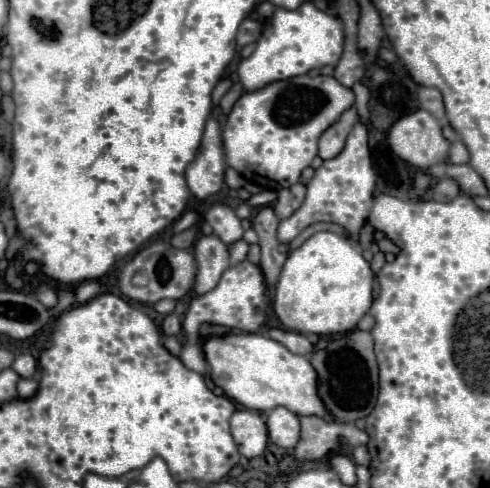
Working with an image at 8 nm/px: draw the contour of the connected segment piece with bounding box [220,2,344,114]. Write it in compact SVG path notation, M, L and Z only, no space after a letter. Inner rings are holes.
M304 2L296 10L276 8L272 20L264 30L264 40L258 40L258 46L252 52L252 56L240 62L238 82L232 86L230 92L224 94L220 102L224 114L230 112L230 104L238 100L238 94L242 90L262 88L262 84L270 84L270 80L286 80L290 76L306 74L312 68L336 66L336 62L342 56L342 44L344 44L344 24L338 16L318 10L312 2Z

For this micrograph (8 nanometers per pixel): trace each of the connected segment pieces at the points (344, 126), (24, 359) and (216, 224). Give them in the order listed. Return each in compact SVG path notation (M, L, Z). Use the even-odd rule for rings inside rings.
M348 108L340 120L336 124L332 124L322 136L320 136L320 148L318 154L322 160L330 160L334 156L338 156L338 152L342 152L344 142L348 132L352 130L352 126L356 124L358 116L356 116L356 108Z
M20 354L12 362L12 370L22 378L32 378L32 374L36 372L36 360L30 354Z
M212 206L206 210L204 220L212 226L214 236L218 236L224 244L234 244L238 240L242 240L242 226L240 226L240 218L234 214L232 208L228 206Z

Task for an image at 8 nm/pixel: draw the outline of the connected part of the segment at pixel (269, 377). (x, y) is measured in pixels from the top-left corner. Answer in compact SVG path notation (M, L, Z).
M222 334L202 338L202 350L210 364L214 384L220 386L230 400L260 412L284 406L294 414L318 412L318 416L326 416L326 408L322 408L322 400L318 400L316 394L316 372L310 360L292 354L280 342L262 334Z

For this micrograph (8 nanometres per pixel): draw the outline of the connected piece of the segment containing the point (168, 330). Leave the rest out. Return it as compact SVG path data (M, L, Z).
M170 314L170 316L164 318L164 322L162 322L162 330L164 330L166 336L180 336L180 334L182 334L180 318L176 318L174 314Z

